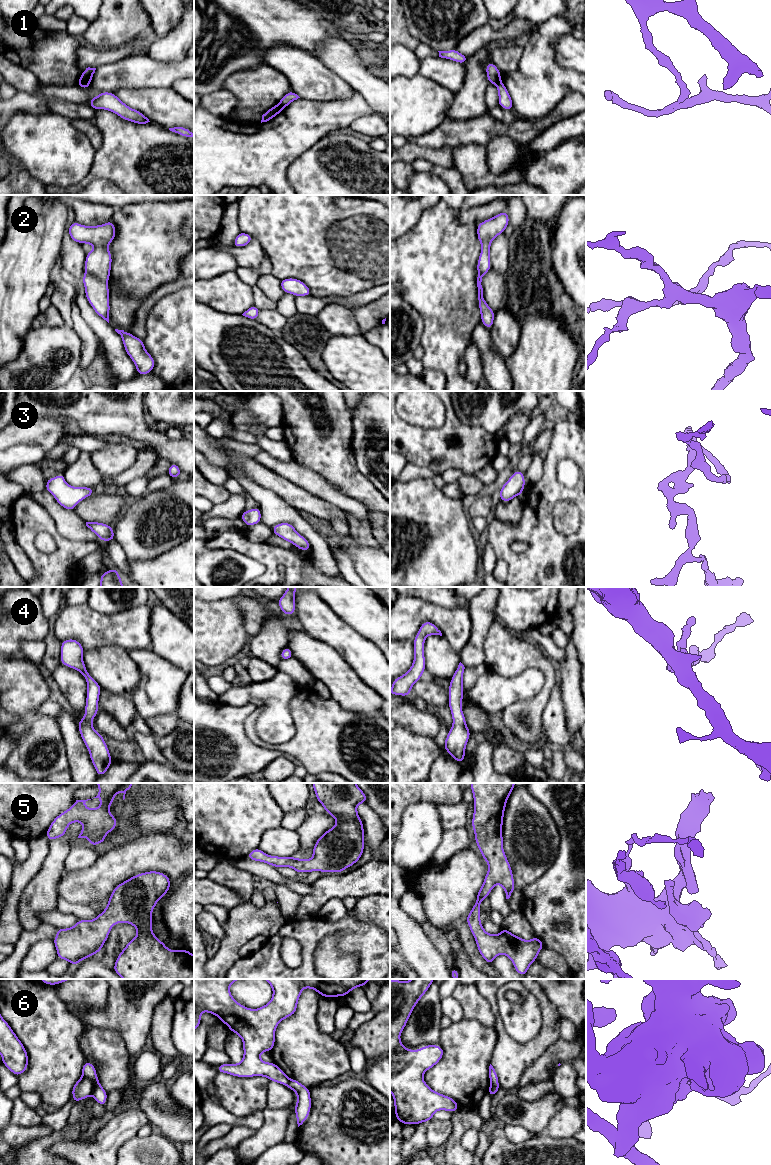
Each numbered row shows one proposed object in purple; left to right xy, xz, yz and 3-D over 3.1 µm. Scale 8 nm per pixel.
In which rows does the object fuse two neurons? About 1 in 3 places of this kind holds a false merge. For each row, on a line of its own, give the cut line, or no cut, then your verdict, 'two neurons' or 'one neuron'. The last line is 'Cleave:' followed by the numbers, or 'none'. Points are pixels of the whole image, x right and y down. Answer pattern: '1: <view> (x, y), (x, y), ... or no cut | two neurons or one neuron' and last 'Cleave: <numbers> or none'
1: xy (81, 77), (89, 84) | two neurons
2: no cut | one neuron
3: no cut | one neuron
4: no cut | one neuron
5: no cut | one neuron
6: xy (84, 1076), (92, 1083), (92, 1094) | two neurons
Cleave: 1, 6

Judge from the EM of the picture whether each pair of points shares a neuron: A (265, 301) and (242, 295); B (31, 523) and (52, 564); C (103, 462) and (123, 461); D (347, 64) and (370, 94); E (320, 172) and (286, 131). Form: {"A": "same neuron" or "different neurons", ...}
{"A": "different neurons", "B": "same neuron", "C": "same neuron", "D": "same neuron", "E": "different neurons"}

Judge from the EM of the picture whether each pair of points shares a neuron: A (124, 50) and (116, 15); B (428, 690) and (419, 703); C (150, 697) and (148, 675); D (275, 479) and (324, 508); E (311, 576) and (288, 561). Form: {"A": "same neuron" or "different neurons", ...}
{"A": "different neurons", "B": "different neurons", "C": "same neuron", "D": "same neuron", "E": "different neurons"}

